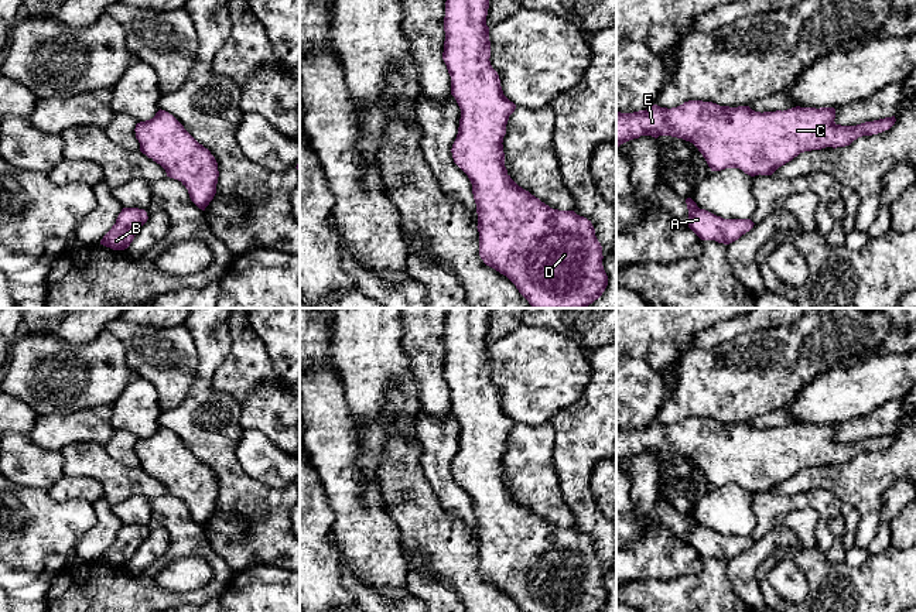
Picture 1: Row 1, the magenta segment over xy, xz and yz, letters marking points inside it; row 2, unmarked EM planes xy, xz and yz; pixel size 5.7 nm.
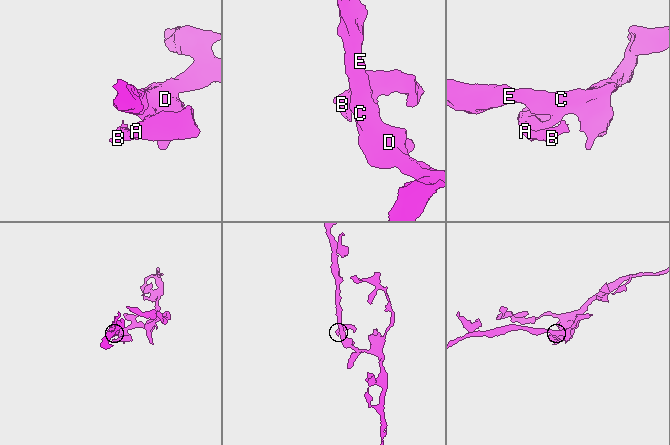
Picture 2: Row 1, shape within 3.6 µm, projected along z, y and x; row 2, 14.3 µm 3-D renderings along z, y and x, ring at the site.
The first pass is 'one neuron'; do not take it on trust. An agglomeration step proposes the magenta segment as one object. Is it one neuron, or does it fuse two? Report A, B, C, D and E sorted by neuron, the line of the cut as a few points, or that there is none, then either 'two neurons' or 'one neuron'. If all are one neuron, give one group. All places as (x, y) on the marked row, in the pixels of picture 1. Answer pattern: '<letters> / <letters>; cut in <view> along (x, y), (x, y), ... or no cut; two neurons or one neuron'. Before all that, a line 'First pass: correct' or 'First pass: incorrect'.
First pass: correct
A B C D E; no cut; one neuron

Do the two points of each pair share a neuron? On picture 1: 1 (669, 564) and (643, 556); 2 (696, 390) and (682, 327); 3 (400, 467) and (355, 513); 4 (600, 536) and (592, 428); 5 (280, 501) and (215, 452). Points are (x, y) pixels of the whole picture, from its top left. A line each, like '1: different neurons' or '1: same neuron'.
1: same neuron
2: different neurons
3: different neurons
4: same neuron
5: same neuron

